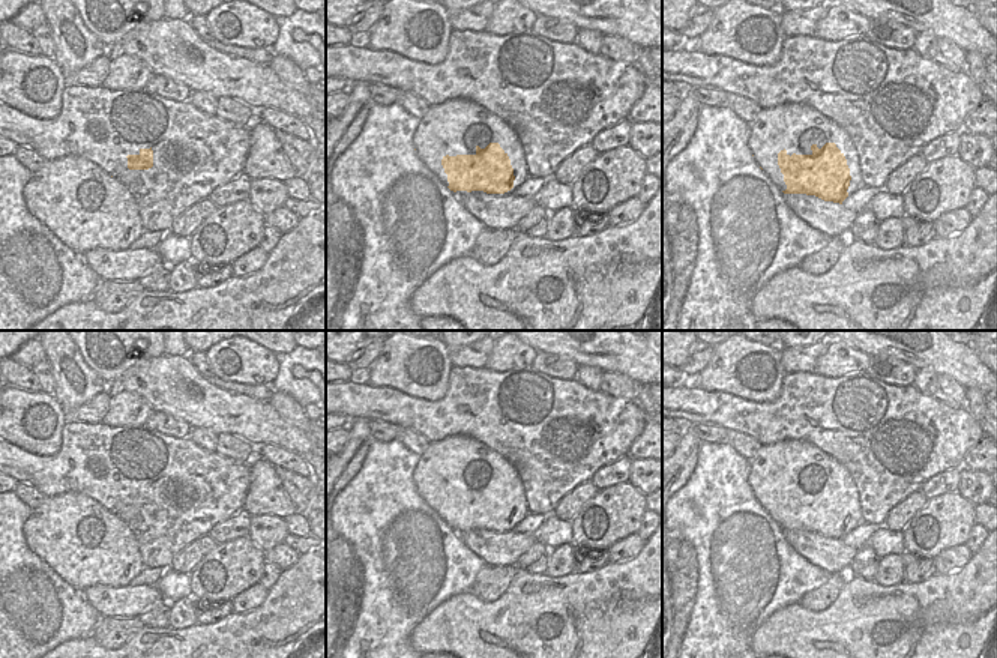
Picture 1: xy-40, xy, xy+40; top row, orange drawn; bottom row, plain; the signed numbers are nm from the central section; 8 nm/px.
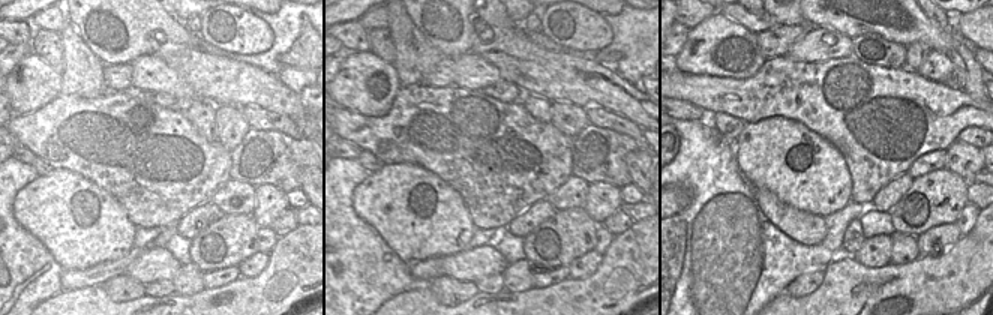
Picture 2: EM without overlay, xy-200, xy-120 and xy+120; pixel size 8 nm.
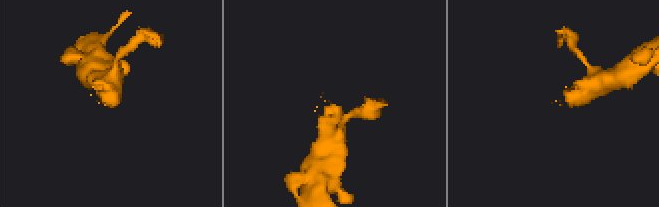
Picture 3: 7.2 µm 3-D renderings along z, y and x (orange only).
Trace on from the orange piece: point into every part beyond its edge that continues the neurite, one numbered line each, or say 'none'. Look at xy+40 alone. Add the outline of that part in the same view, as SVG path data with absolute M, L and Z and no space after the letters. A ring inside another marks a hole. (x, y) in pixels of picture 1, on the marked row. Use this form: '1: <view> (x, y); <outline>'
none

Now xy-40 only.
none

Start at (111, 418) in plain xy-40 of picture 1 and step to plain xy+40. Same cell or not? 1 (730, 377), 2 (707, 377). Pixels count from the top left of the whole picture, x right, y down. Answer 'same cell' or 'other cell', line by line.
1: other cell
2: other cell

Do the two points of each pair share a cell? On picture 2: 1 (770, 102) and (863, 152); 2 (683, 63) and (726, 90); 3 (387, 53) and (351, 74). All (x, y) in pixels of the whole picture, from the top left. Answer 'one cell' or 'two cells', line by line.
1: one cell
2: two cells
3: two cells

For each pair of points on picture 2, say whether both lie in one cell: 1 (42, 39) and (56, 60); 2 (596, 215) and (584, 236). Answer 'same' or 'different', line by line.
1: same
2: different

